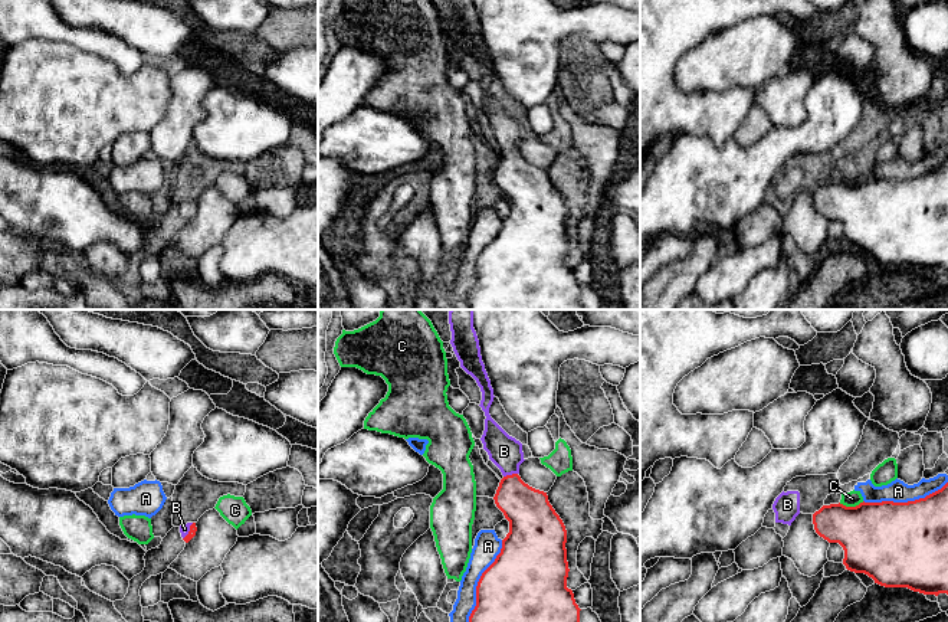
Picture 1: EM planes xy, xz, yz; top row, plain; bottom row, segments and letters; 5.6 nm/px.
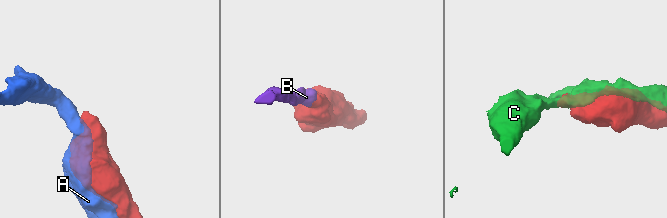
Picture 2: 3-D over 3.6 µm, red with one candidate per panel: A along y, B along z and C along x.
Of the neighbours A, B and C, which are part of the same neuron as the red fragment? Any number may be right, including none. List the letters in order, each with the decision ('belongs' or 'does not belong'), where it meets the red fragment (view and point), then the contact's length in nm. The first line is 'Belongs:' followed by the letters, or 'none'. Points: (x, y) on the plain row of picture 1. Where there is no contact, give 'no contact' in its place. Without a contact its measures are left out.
Belongs: B
A: does not belong; meets red in xz at (476, 264); contact 550 nm long
B: belongs; meets red in xz at (509, 153); contact 80 nm long
C: does not belong; meets red in yz at (850, 185); contact 140 nm long

